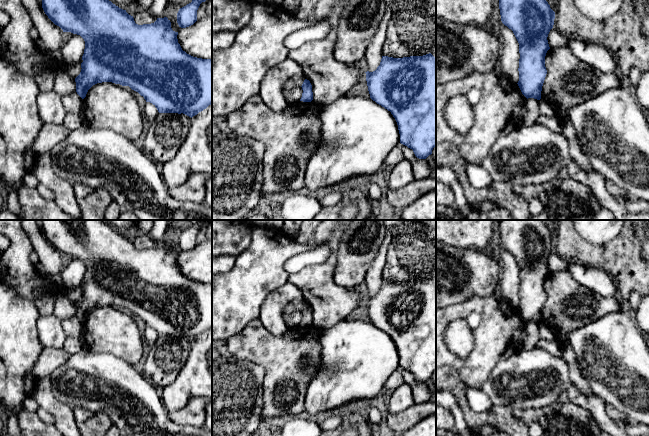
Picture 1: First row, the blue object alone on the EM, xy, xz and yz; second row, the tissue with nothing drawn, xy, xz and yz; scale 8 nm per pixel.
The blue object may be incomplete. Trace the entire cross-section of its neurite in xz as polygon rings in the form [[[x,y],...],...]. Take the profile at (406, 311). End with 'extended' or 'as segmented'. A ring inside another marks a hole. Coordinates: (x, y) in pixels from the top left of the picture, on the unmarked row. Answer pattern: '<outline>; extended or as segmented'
[[[431,277],[423,280],[410,280],[403,282],[382,280],[380,289],[377,291],[377,293],[373,296],[367,295],[365,297],[370,322],[391,336],[398,349],[400,367],[412,373],[417,382],[426,383],[432,378],[432,374],[436,370],[436,282]]]; as segmented

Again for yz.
[[[500,220],[502,247],[511,253],[519,267],[519,305],[522,318],[541,323],[547,298],[545,280],[550,273],[548,258],[555,236],[543,220]]]; as segmented

